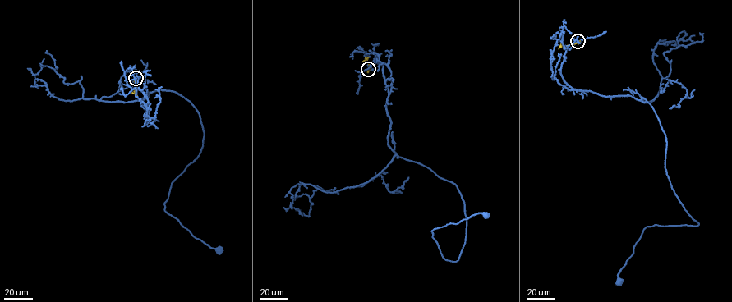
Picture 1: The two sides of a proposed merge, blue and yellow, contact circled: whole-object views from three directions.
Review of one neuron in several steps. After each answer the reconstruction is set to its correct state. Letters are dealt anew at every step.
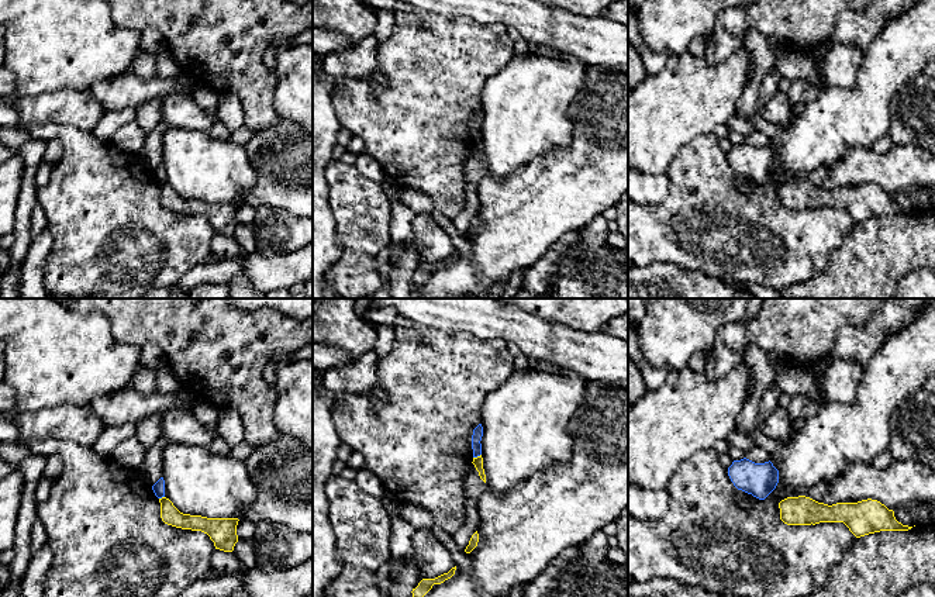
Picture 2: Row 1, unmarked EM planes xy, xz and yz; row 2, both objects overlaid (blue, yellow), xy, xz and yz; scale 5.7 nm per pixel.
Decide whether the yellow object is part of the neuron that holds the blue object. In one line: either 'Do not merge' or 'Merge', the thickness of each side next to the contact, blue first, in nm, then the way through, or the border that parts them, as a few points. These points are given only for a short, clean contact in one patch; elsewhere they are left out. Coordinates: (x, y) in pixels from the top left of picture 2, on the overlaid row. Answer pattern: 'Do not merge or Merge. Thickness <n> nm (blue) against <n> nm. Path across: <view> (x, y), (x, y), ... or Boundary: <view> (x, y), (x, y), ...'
Do not merge. Thickness 60 nm (blue) against 60 nm. Boundary: xz (480, 454), (473, 458)

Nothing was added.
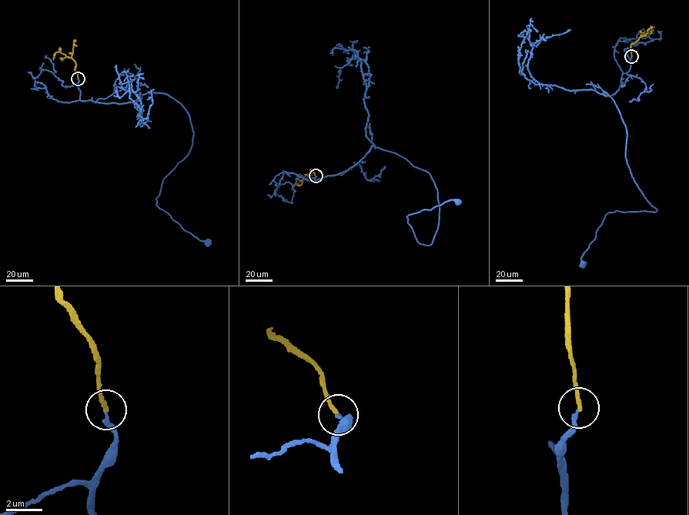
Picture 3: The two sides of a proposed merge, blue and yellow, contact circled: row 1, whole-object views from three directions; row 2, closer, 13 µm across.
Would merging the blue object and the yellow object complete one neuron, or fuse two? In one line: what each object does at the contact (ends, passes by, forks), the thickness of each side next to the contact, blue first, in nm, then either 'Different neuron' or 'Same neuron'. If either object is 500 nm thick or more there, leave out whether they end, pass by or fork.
At the ring blue ends. At the ring yellow ends. Thickness 190 nm (blue) against 240 nm. Different neuron

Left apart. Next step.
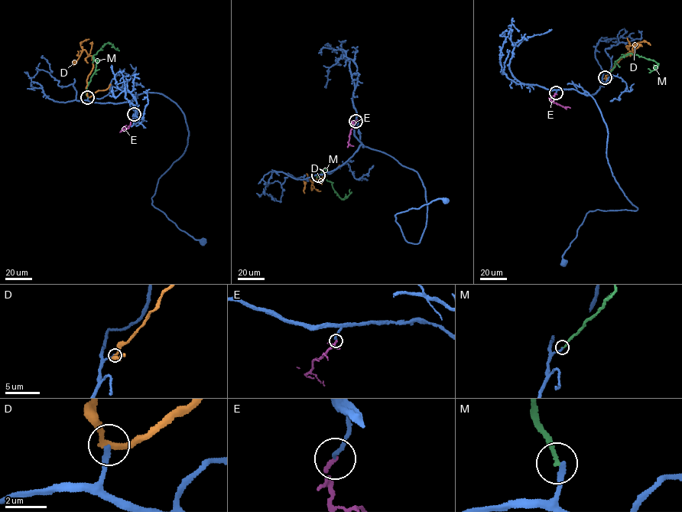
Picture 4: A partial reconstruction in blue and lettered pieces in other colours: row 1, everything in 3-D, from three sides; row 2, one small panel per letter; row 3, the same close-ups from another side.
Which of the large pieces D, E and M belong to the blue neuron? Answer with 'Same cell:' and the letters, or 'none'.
Same cell: E

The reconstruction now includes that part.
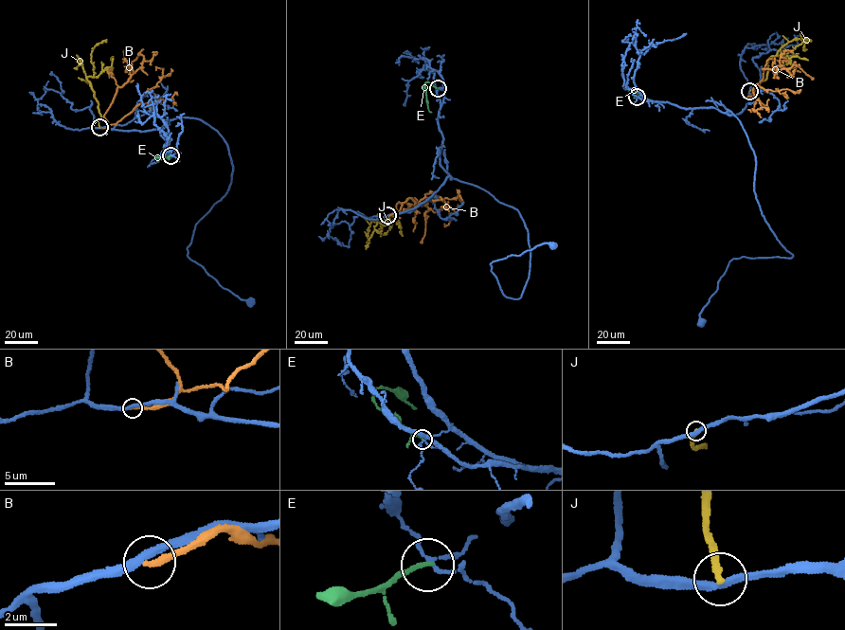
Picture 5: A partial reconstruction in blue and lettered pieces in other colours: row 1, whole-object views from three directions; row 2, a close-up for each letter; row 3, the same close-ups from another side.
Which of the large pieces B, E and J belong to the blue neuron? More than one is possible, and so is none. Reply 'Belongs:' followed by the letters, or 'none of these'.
Belongs: none of these

